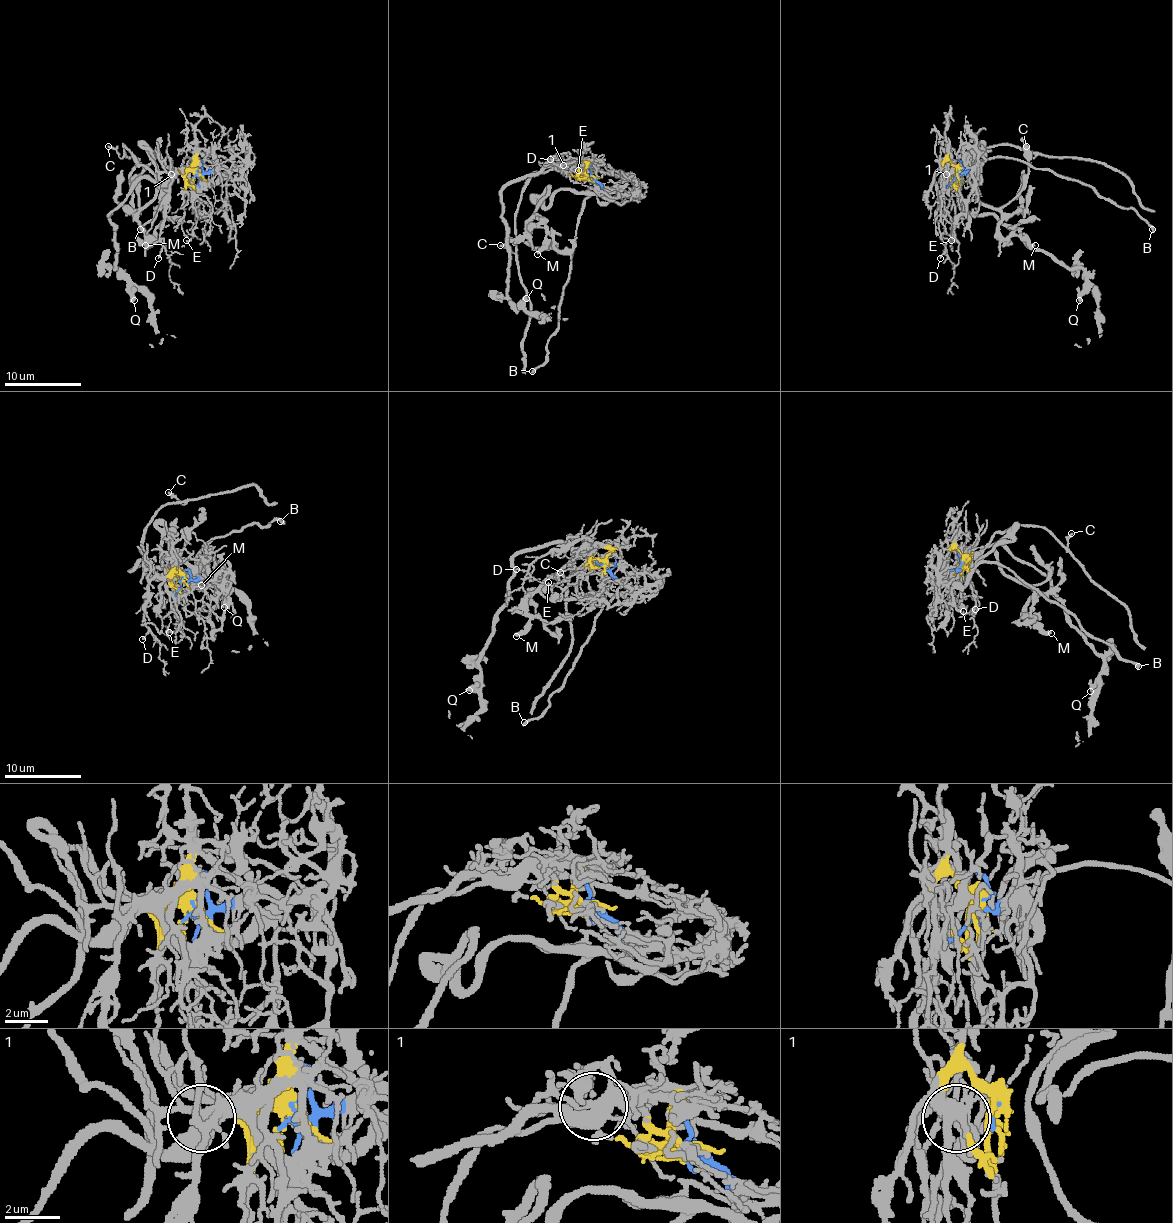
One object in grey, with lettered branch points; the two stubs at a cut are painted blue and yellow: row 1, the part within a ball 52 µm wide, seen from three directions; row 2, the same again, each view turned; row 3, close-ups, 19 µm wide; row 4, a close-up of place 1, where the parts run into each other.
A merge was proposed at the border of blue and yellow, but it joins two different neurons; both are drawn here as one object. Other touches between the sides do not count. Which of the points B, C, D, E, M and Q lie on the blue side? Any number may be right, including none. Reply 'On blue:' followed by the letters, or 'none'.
On blue: B, M

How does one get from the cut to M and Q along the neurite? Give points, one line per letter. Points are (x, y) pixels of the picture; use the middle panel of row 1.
M: (589, 177), (601, 194), (558, 190), (545, 204), (545, 192), (529, 219), (545, 223), (537, 254)
Q: (587, 177), (581, 177), (574, 165), (545, 165), (514, 179), (502, 190), (510, 298), (518, 304), (525, 298)

